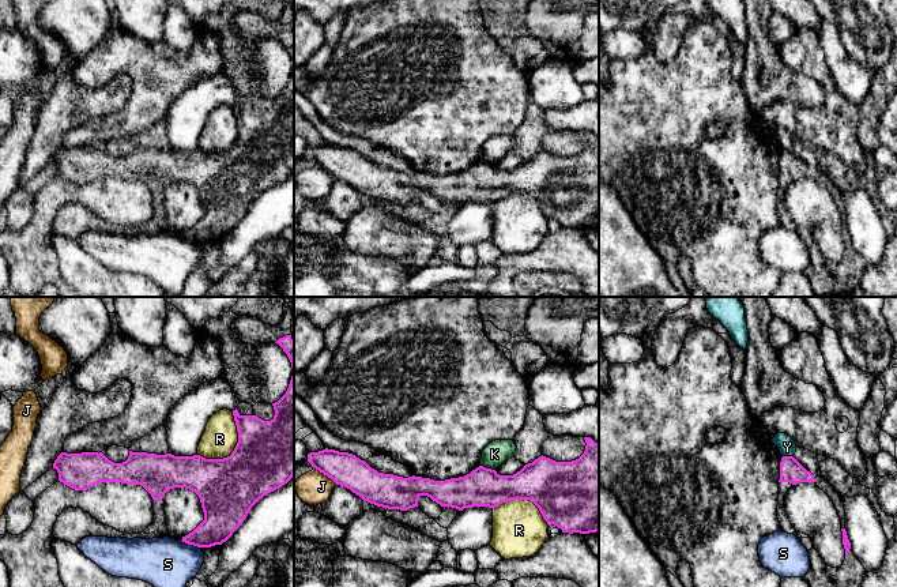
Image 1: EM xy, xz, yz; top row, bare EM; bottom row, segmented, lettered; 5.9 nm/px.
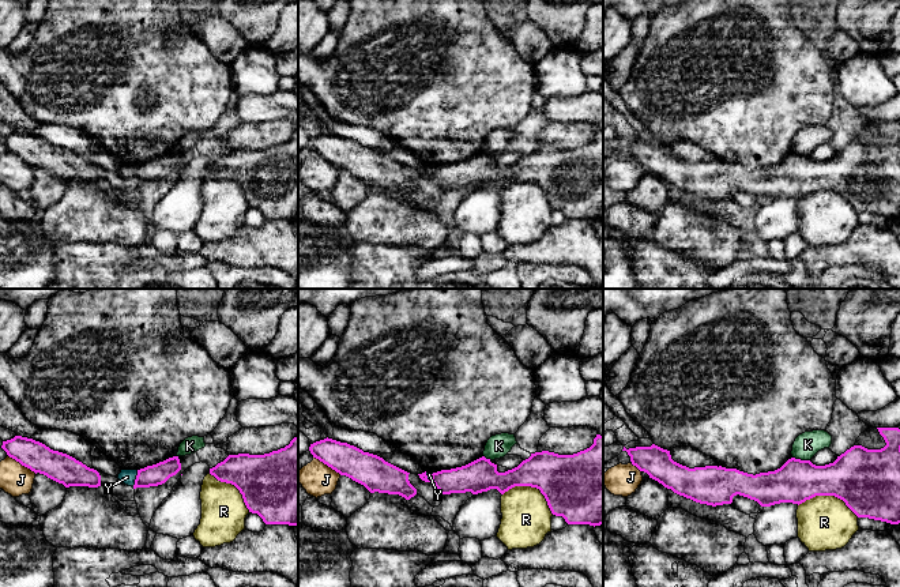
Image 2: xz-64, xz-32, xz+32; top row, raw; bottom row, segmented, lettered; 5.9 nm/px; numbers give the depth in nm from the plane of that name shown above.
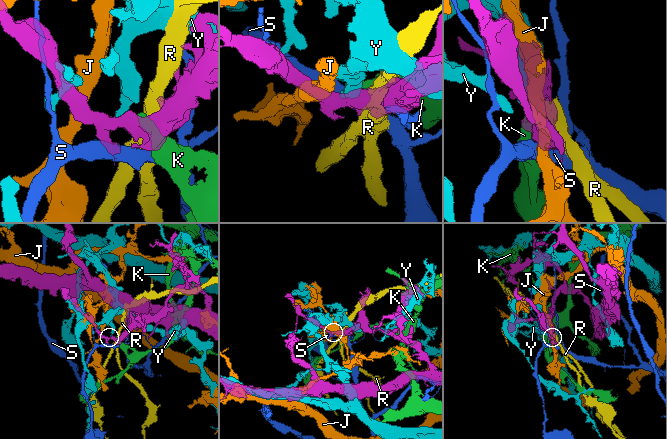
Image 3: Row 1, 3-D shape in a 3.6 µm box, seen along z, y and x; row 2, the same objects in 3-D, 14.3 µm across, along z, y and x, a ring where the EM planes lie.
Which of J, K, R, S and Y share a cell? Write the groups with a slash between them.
J / K / R / S / Y

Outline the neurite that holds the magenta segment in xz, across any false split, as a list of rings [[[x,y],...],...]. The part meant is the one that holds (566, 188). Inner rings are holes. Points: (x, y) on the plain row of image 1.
[[[591,132],[584,135],[587,138],[584,148],[572,157],[555,157],[542,150],[513,170],[500,170],[495,165],[479,161],[464,172],[445,176],[378,168],[353,148],[328,143],[308,148],[308,157],[336,180],[350,184],[363,196],[377,202],[407,206],[418,202],[421,191],[430,192],[441,202],[459,206],[472,202],[494,204],[510,195],[529,195],[539,203],[549,221],[554,219],[562,227],[589,229],[599,226],[599,139]]]

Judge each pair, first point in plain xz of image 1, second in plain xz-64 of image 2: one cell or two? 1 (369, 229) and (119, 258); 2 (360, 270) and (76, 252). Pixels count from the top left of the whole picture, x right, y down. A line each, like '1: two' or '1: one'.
1: two
2: one

